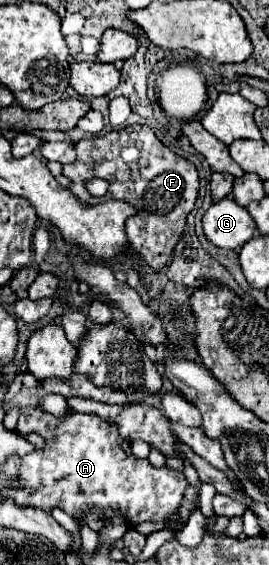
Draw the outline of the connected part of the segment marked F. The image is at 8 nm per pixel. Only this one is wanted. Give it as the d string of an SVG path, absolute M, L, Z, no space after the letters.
M130 125L120 131L110 131L104 137L90 137L76 143L78 159L70 165L64 165L64 175L72 179L70 191L84 203L98 205L102 197L92 197L84 183L88 179L100 177L110 183L104 201L122 199L136 207L136 215L126 221L126 235L130 247L154 269L162 271L168 263L176 243L182 237L186 217L194 209L198 197L198 173L196 167L174 155L158 137L150 131L148 125Z

